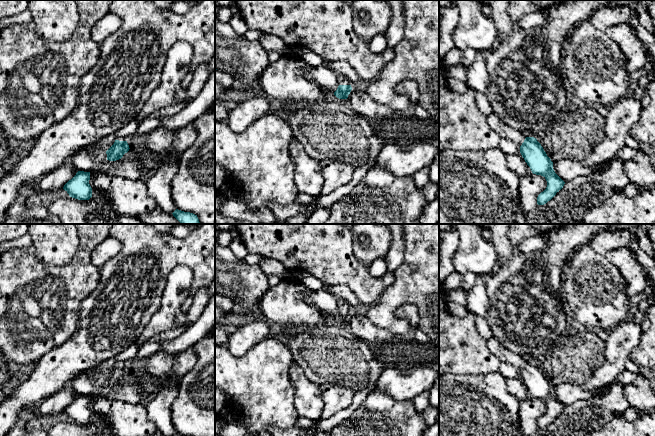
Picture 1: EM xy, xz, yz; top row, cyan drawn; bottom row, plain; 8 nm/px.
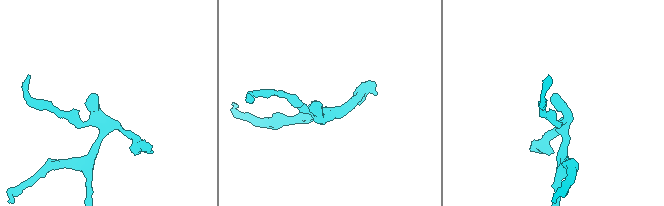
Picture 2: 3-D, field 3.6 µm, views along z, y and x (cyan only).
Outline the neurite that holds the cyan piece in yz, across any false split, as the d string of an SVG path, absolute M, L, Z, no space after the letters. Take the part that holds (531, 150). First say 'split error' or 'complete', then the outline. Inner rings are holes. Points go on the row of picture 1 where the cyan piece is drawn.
split error; M491 112L486 118L490 128L500 137L510 139L520 146L520 153L532 173L546 179L547 187L537 197L538 205L546 204L563 188L565 182L555 173L553 162L541 144L536 138L525 137L521 132L503 123L494 112Z

